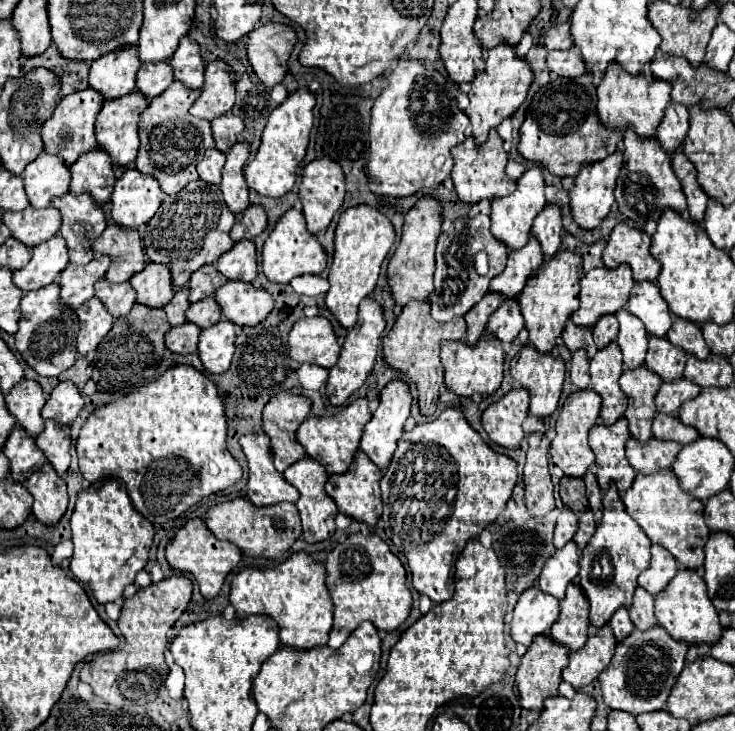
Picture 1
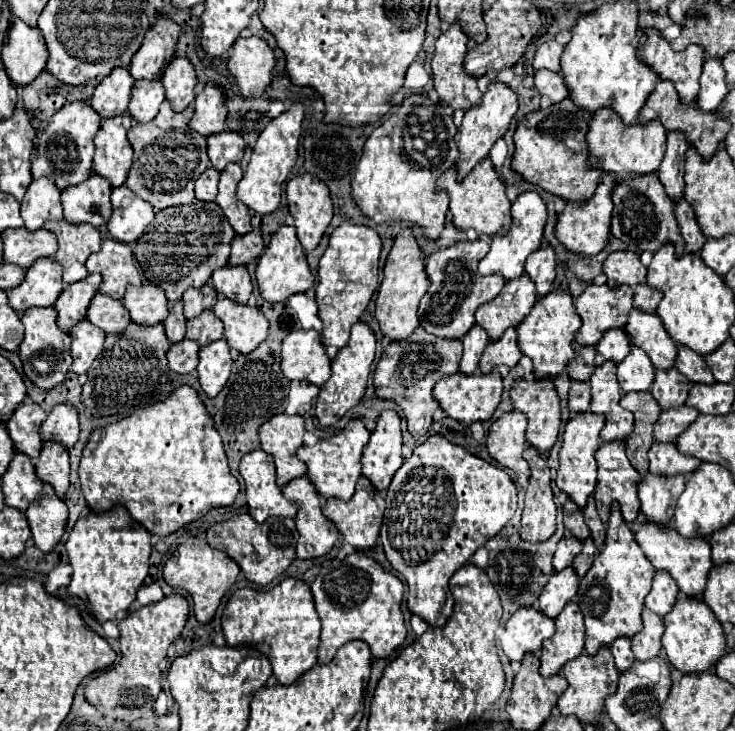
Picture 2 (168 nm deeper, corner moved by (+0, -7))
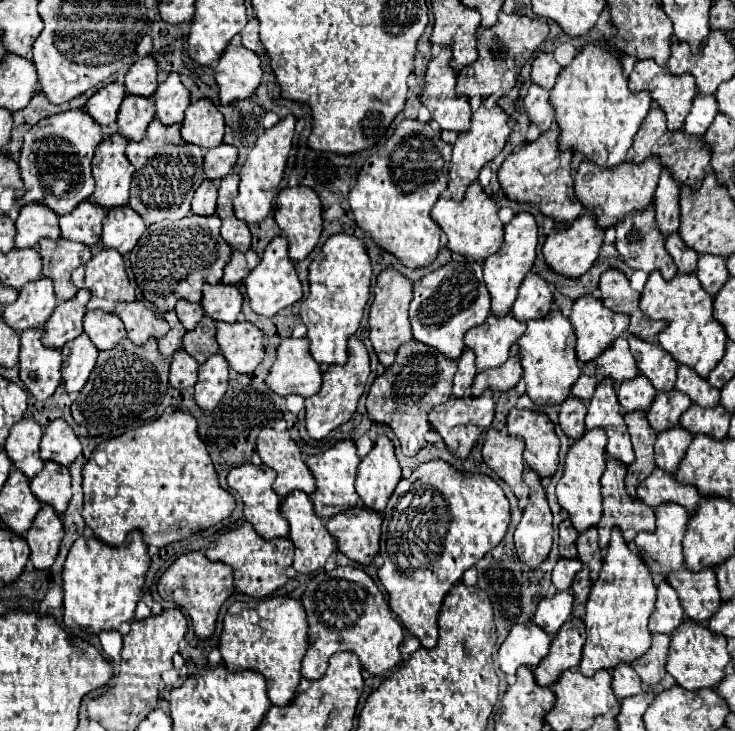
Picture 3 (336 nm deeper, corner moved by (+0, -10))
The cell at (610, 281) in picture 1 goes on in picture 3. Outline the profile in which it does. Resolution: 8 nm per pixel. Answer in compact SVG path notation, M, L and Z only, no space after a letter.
M593 296L575 300L569 322L577 336L575 352L579 362L597 360L627 330L627 316L603 308L603 302Z

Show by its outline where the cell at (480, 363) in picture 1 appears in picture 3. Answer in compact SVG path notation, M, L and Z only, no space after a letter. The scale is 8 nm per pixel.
M485 392L479 398L463 398L463 404L457 404L455 398L451 398L447 404L435 406L433 412L429 414L429 424L435 432L439 432L441 440L445 442L447 450L465 460L473 448L473 444L477 442L477 438L491 426L493 422L493 414L495 414L495 404L493 404L493 394Z

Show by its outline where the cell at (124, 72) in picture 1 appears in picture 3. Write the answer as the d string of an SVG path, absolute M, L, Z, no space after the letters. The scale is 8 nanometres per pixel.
M107 84L101 90L97 90L85 104L85 112L101 126L113 124L117 120L117 110L121 106L121 100L125 96L123 84Z

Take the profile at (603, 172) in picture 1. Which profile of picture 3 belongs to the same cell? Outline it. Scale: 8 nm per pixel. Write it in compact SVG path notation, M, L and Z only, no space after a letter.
M583 214L581 218L577 218L571 224L557 224L557 228L547 236L547 240L543 244L543 256L553 272L561 274L563 278L579 278L597 260L601 244L603 244L603 232L599 232L599 228L595 228L595 224L591 224L591 216Z

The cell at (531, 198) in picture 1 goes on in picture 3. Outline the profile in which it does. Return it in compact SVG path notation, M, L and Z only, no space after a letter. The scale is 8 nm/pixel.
M529 212L517 214L507 226L505 226L505 240L501 250L495 256L489 256L483 262L483 280L491 296L491 314L497 318L503 318L511 304L515 302L517 290L523 282L523 278L529 274L535 262L535 250L537 250L537 224L535 218Z

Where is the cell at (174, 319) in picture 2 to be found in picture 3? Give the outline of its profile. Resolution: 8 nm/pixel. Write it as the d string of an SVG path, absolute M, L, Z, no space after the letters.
M167 312L163 318L169 322L171 330L169 330L163 338L159 338L159 352L161 352L163 356L171 358L171 356L173 356L177 350L181 350L181 346L183 346L181 340L183 340L183 336L185 336L185 328L183 328L183 324L179 324L175 312Z

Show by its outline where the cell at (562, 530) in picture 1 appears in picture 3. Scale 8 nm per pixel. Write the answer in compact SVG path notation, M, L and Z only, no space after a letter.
M559 558L559 562L555 564L553 572L551 572L551 582L553 586L563 592L563 590L571 590L571 584L573 584L573 578L577 576L579 568L583 568L581 560L567 560L567 558Z

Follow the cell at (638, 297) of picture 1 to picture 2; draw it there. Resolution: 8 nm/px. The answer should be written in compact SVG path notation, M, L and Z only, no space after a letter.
M637 307L629 313L629 323L625 331L631 337L631 343L639 345L651 359L651 363L657 369L669 369L673 367L677 345L667 333L663 321L655 313L643 313Z

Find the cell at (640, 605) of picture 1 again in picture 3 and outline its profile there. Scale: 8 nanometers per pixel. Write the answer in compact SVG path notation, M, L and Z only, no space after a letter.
M653 634L653 644L647 652L647 656L639 658L633 668L639 674L643 684L657 684L665 676L665 662L669 652L669 636Z

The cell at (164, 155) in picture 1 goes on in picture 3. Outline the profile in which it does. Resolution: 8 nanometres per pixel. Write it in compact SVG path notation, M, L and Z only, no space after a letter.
M153 120L141 142L129 142L127 160L135 166L135 176L131 182L129 206L139 212L145 224L155 224L161 220L181 220L191 212L191 198L195 188L205 180L203 176L203 150L183 144L179 136L181 124L163 126Z

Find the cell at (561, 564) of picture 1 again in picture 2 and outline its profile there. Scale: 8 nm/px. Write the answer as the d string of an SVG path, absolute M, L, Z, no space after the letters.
M565 567L563 571L557 571L551 575L549 583L543 587L539 595L539 609L547 613L547 617L557 617L565 603L577 593L579 577L573 567Z

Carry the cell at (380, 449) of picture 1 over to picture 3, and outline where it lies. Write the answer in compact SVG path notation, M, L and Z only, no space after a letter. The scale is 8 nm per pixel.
M383 434L359 464L355 480L357 494L363 500L365 508L381 514L399 480L401 466L395 458L395 448L391 440Z

